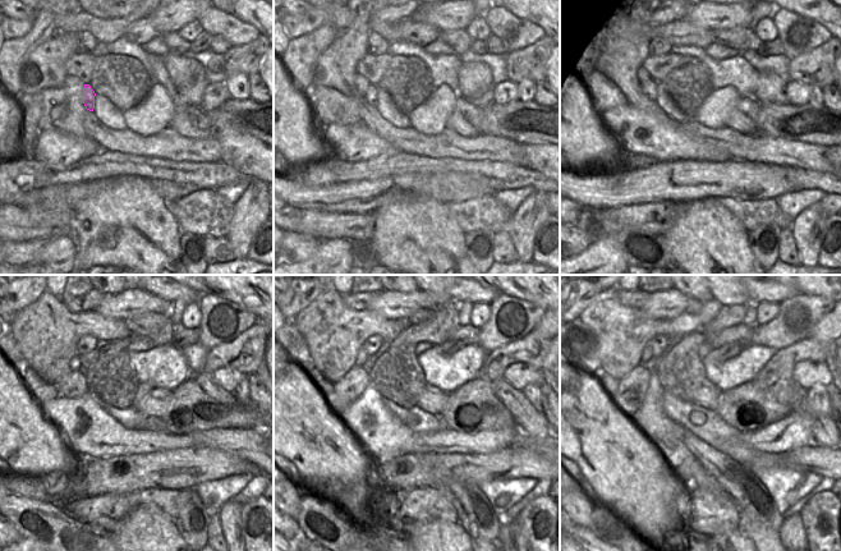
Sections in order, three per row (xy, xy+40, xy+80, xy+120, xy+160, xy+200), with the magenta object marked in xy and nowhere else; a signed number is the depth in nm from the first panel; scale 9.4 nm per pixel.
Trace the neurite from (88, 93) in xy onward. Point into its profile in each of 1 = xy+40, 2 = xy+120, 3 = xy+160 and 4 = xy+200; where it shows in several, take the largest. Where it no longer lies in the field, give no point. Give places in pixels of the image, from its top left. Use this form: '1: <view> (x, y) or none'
1: xy+40 (371, 93)
2: xy+120 (73, 385)
3: xy+160 (347, 390)
4: xy+200 (632, 389)

